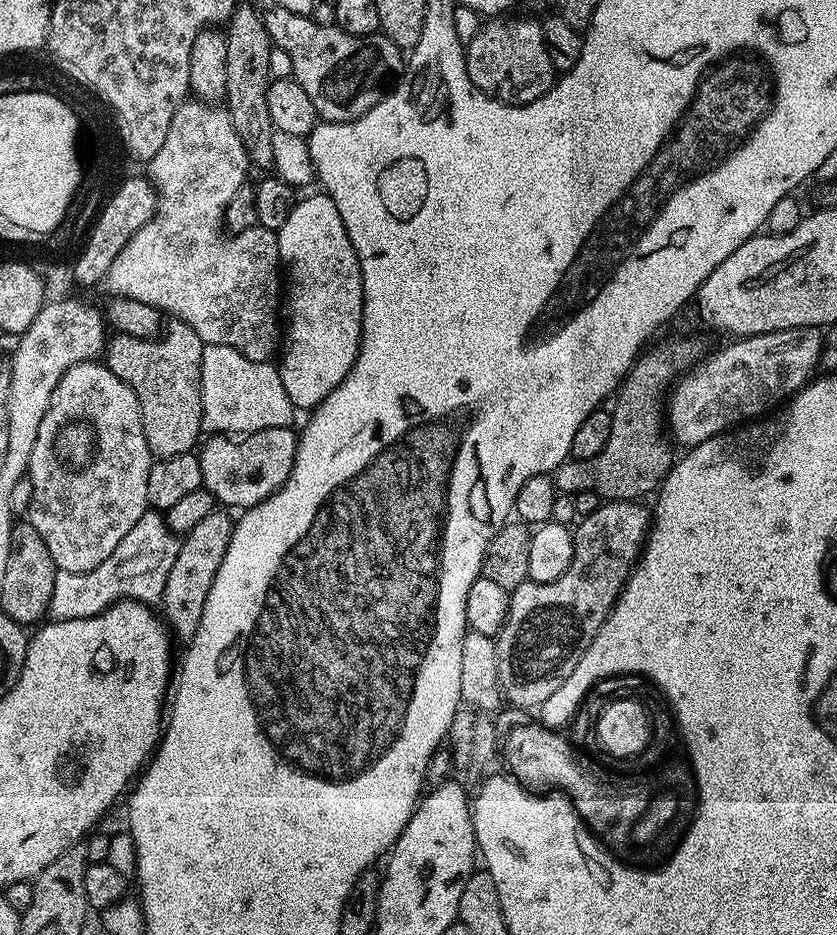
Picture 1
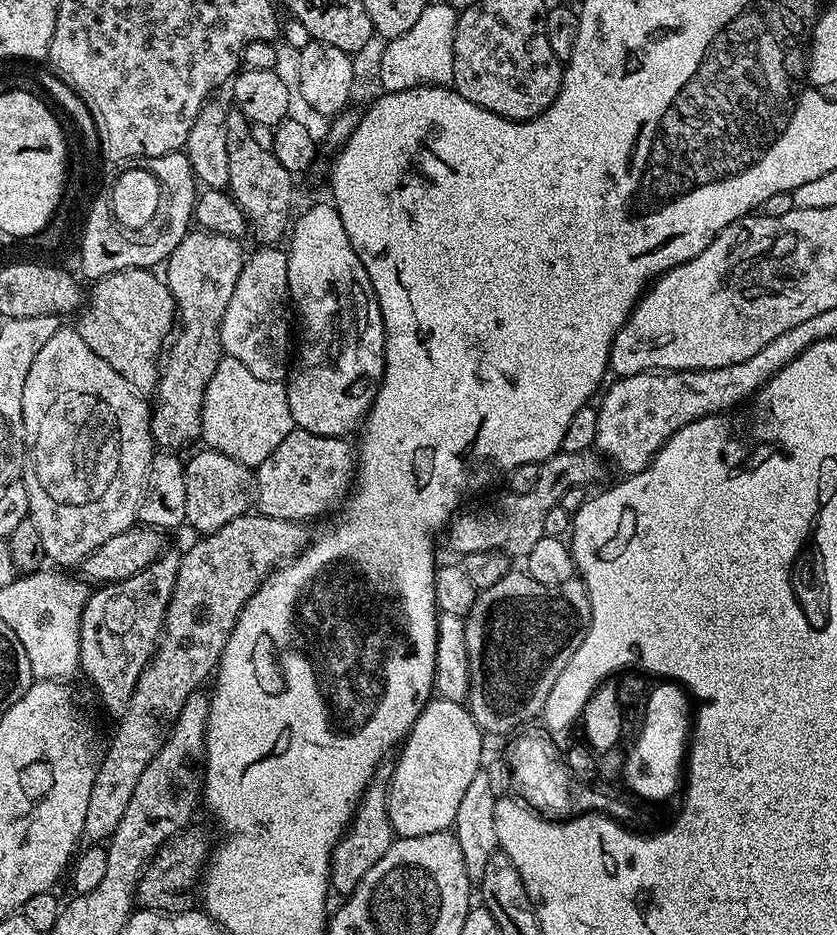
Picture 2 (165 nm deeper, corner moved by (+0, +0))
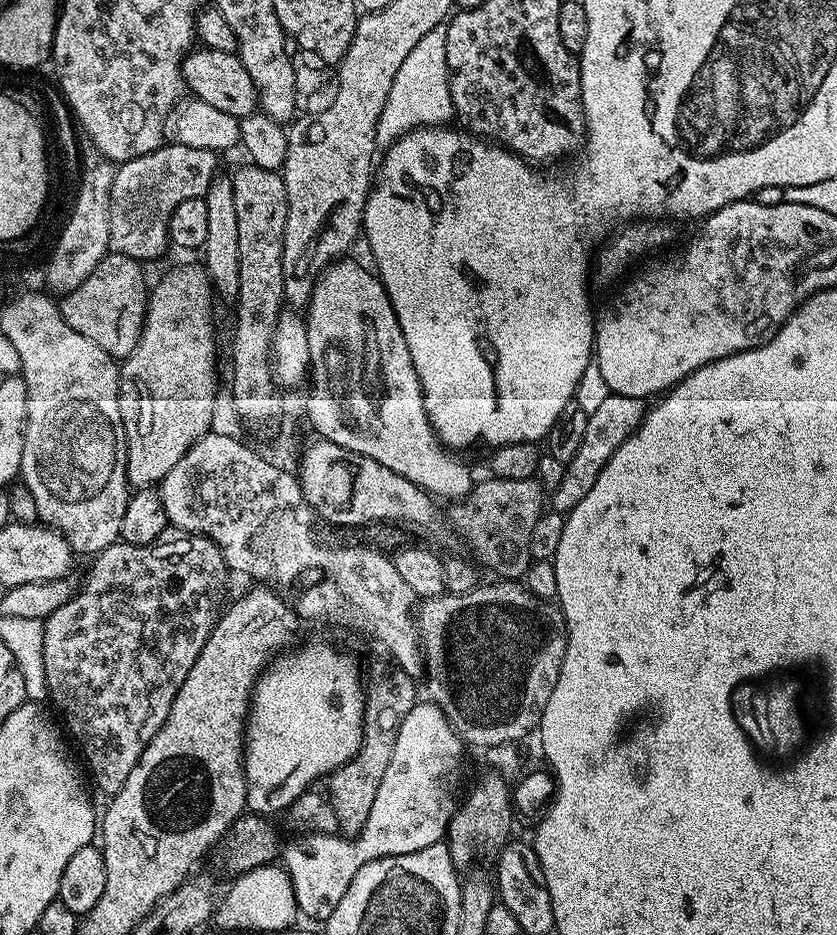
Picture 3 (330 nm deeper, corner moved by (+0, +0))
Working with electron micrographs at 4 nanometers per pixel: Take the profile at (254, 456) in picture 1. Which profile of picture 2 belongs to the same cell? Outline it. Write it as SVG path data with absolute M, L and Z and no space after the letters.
M295 427L269 457L254 468L254 504L260 507L257 508L259 515L304 522L307 516L316 516L327 508L335 509L347 497L358 467L357 453L348 442L339 436L319 436Z

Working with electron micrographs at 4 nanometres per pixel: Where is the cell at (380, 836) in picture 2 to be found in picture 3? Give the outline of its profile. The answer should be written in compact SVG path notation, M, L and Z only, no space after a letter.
M391 659L376 660L366 668L366 691L364 693L364 737L362 746L350 762L346 762L332 775L327 777L326 795L334 806L334 814L338 814L338 826L345 837L355 837L362 830L370 815L370 806L377 797L378 786L386 766L393 757L395 739L398 738L402 720L416 705L417 681L406 670L402 670Z

